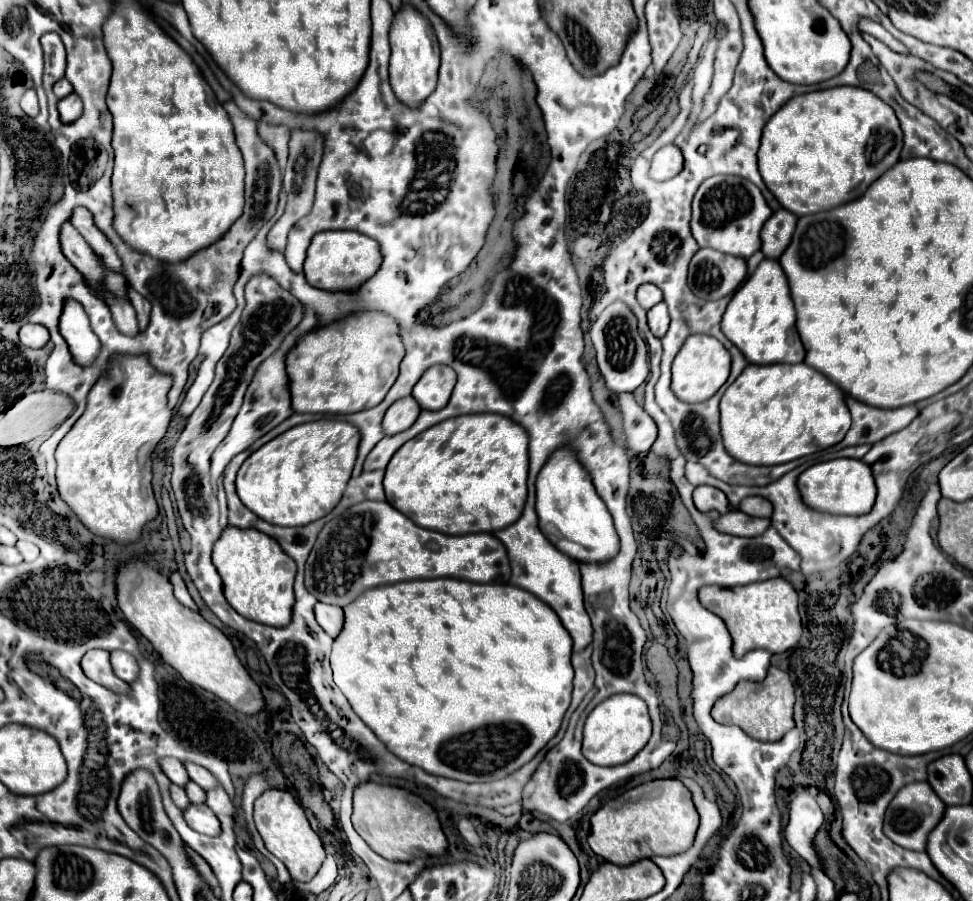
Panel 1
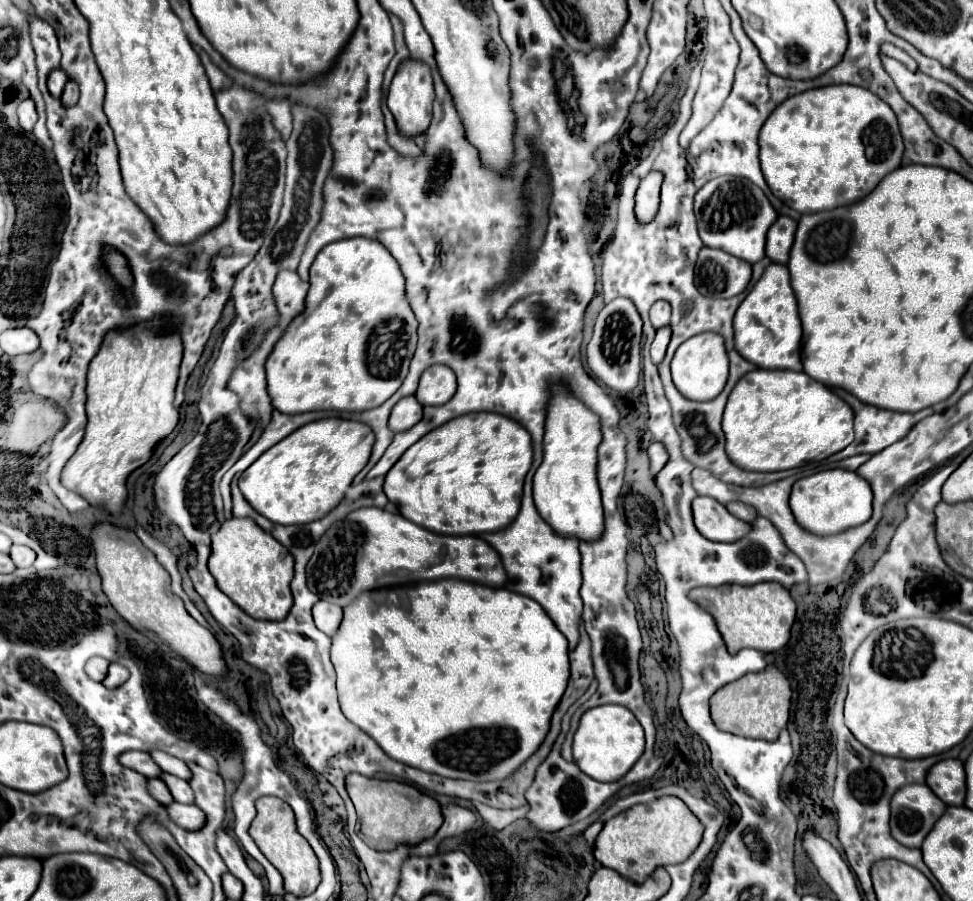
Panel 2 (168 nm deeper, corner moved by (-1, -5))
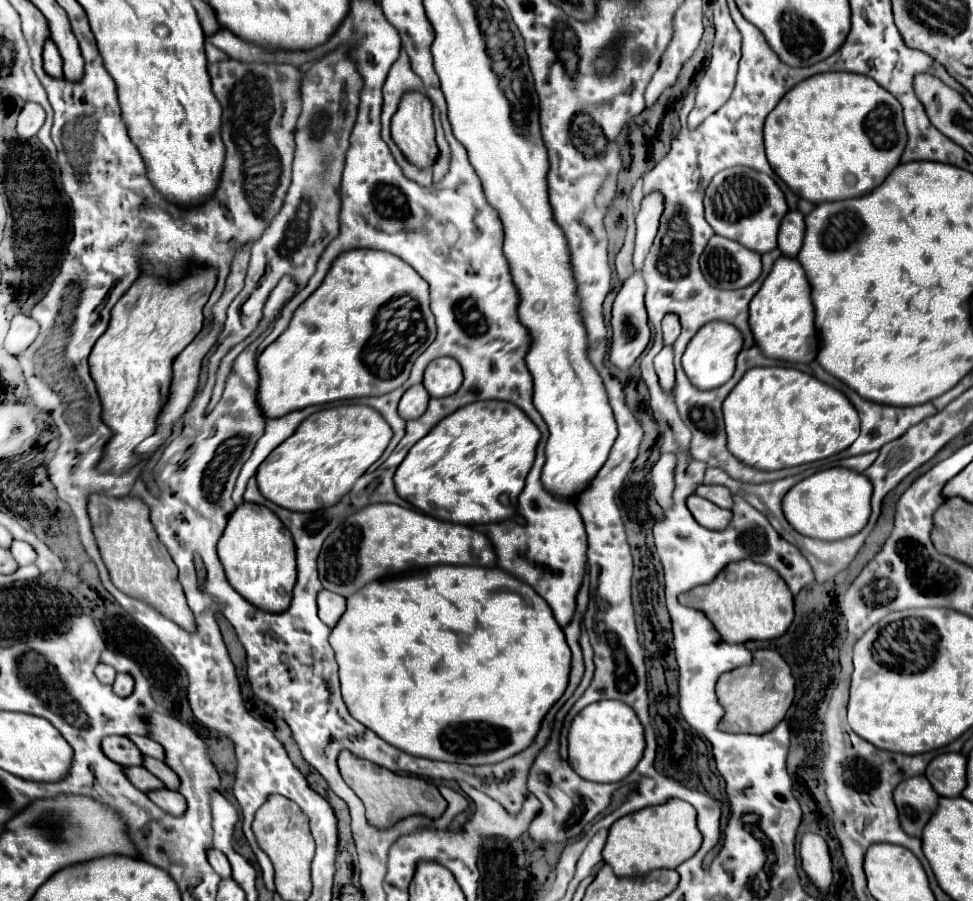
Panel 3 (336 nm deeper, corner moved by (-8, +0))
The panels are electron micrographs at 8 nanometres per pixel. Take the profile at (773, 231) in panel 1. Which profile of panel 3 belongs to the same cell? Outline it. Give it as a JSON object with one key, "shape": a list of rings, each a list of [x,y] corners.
{"shape":[[[792,210],[784,216],[778,232],[778,248],[784,256],[794,258],[804,242],[804,216],[798,210]]]}

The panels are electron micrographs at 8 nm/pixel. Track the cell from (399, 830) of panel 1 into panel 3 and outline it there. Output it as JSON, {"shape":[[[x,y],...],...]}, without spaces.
{"shape":[[[342,750],[338,754],[338,770],[340,770],[340,776],[344,778],[344,782],[364,802],[366,818],[376,828],[388,828],[388,826],[396,824],[400,818],[406,818],[412,814],[424,814],[430,818],[438,818],[446,810],[446,800],[440,796],[438,788],[434,784],[426,782],[424,778],[394,774],[378,764],[372,764],[370,760],[350,754],[348,750]]]}

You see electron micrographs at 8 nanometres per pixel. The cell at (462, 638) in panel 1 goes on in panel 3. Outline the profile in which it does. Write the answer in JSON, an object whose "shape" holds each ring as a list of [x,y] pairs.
{"shape":[[[432,566],[424,572],[376,580],[360,588],[346,598],[346,612],[342,620],[330,632],[330,646],[336,652],[336,662],[340,666],[340,684],[342,698],[348,706],[348,712],[362,722],[366,728],[376,732],[382,740],[396,746],[402,752],[412,756],[442,760],[442,762],[458,762],[458,764],[496,764],[518,752],[522,752],[534,740],[544,714],[552,708],[552,704],[564,694],[570,674],[570,648],[566,644],[562,628],[556,624],[552,610],[546,600],[536,594],[536,590],[522,580],[516,580],[512,574],[496,568],[480,568],[480,566]]]}

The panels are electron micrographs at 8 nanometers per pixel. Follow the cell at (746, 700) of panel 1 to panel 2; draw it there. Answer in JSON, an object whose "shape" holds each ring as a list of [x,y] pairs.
{"shape":[[[767,665],[761,673],[747,673],[741,679],[721,687],[711,697],[711,719],[721,731],[729,731],[741,737],[777,741],[779,733],[789,723],[789,707],[791,707],[791,687],[785,675]]]}

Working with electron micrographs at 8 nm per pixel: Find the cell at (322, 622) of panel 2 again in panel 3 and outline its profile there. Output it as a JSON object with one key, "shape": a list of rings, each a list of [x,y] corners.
{"shape":[[[328,590],[318,592],[318,616],[326,626],[332,628],[344,614],[344,610],[346,610],[346,598]]]}

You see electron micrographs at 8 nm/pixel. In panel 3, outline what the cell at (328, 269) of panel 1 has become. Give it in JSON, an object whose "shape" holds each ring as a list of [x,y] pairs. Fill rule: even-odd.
{"shape":[[[348,250],[336,258],[318,290],[308,296],[304,304],[300,304],[288,328],[258,356],[256,370],[260,378],[260,412],[264,418],[280,418],[288,412],[314,404],[388,394],[408,380],[414,360],[432,344],[434,338],[436,324],[430,312],[428,284],[422,280],[422,276],[394,254],[378,250]],[[404,302],[418,304],[418,322],[398,322]],[[378,314],[388,314],[388,332],[378,330]]]}

